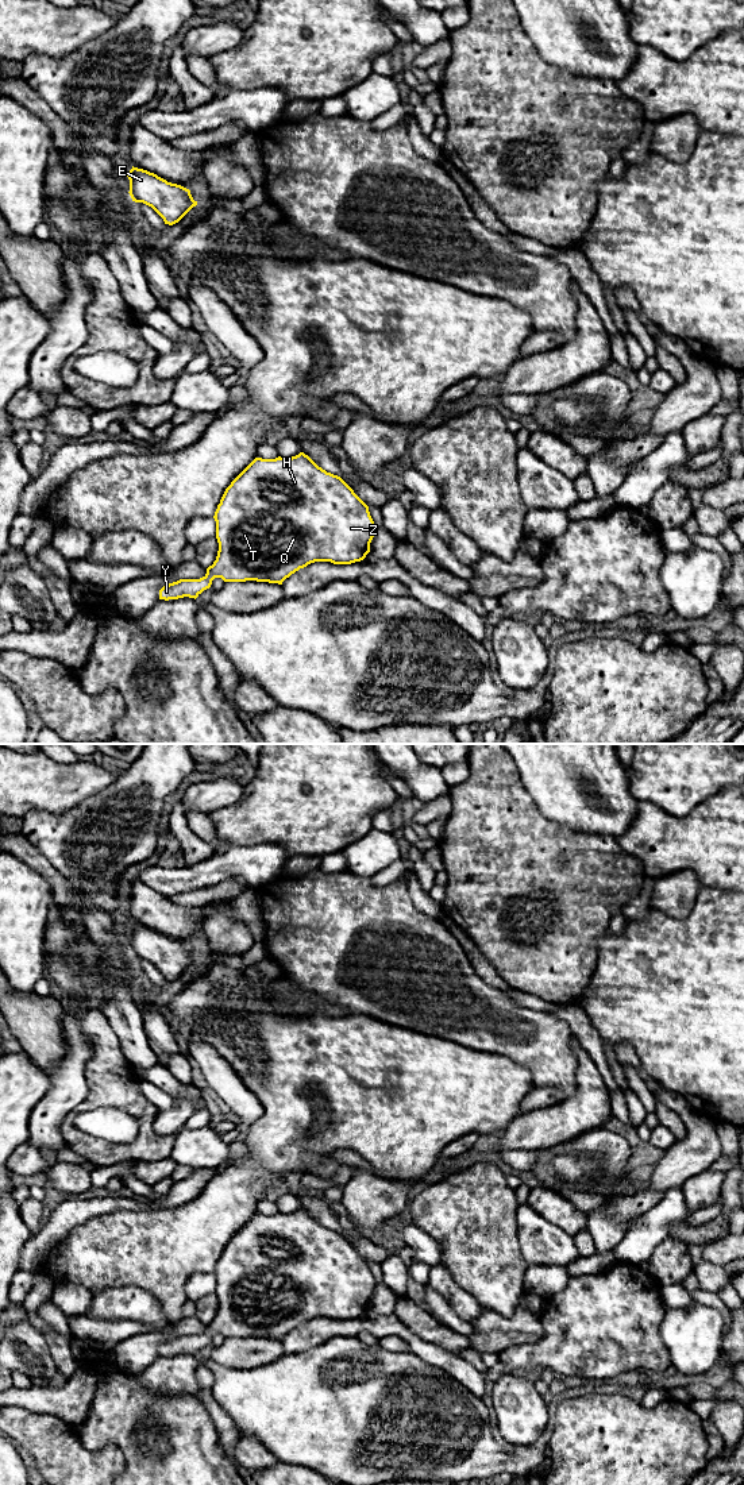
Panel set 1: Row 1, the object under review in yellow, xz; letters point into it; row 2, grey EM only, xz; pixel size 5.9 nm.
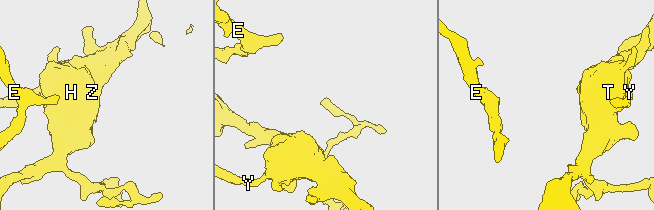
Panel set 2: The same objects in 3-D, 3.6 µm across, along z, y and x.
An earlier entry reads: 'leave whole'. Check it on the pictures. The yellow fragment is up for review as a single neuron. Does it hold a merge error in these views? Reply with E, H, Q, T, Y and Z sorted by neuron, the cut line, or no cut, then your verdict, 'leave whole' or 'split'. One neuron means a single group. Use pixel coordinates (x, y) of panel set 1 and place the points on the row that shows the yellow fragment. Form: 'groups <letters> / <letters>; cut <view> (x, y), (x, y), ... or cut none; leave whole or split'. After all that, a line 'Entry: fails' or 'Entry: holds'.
groups E H Q T Y Z; cut none; leave whole
Entry: holds

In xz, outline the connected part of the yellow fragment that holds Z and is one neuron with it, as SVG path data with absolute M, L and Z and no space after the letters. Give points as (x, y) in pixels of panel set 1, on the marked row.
M300 452L292 458L255 458L225 489L213 516L219 551L216 560L200 579L180 579L159 590L159 599L197 598L209 589L215 578L224 582L269 582L278 583L300 568L315 562L351 564L361 562L370 552L375 524L369 506L338 475L319 467L308 455Z

